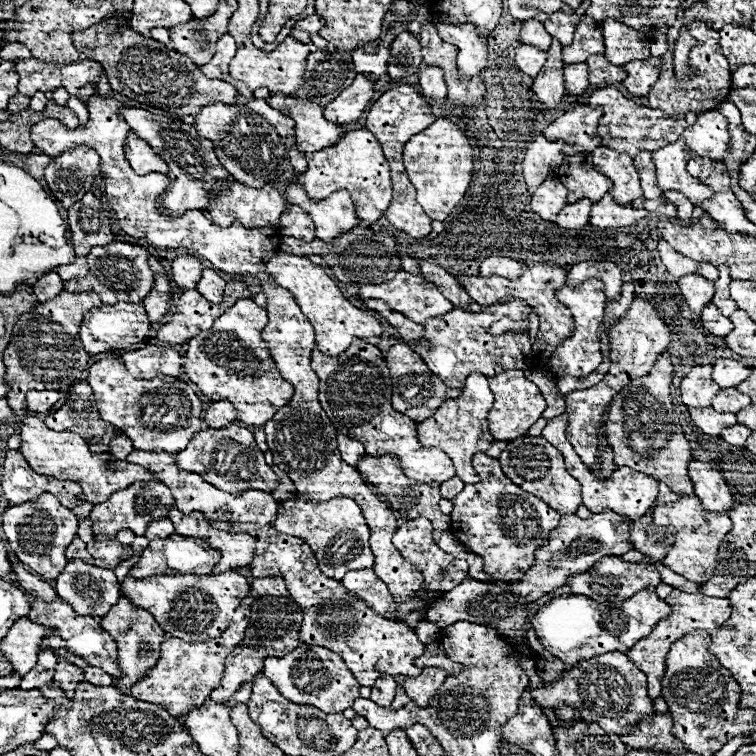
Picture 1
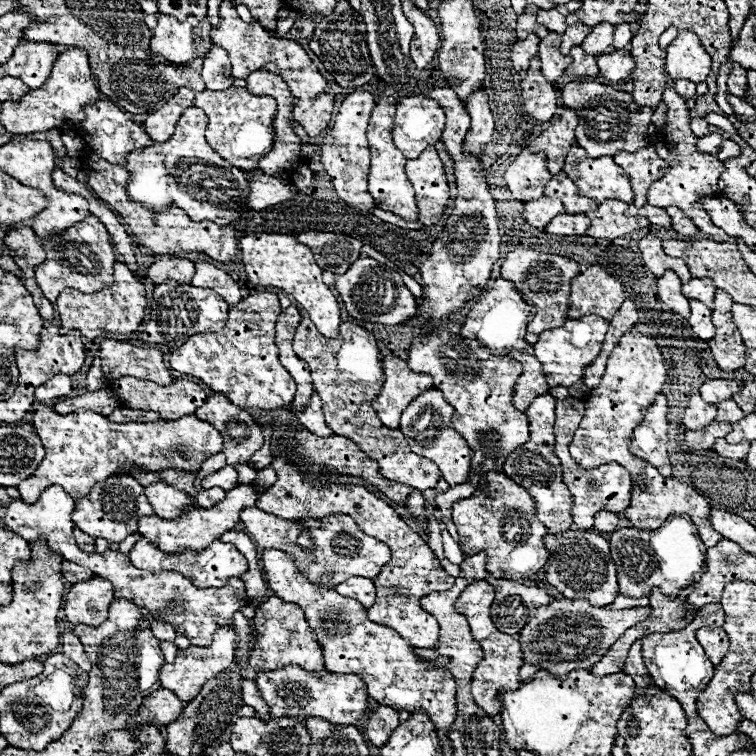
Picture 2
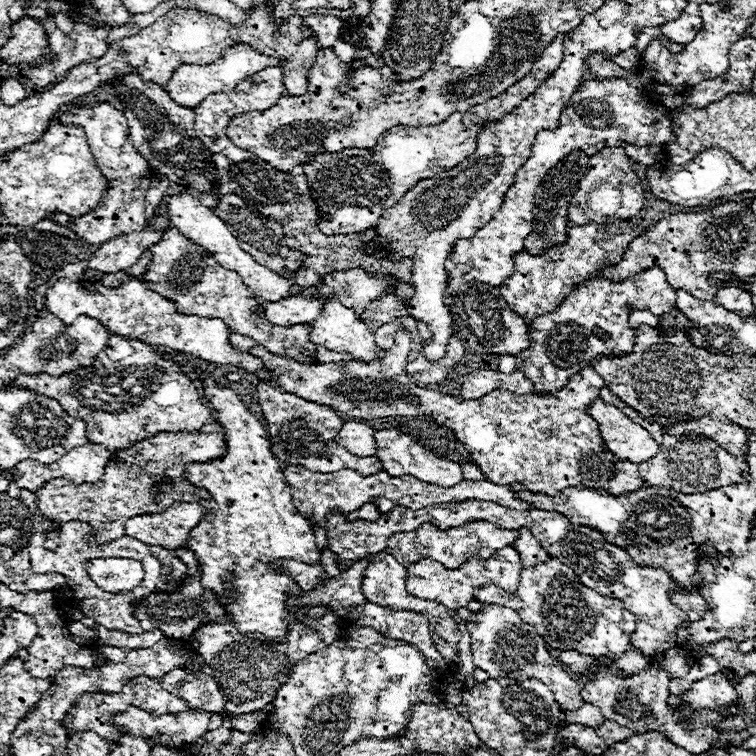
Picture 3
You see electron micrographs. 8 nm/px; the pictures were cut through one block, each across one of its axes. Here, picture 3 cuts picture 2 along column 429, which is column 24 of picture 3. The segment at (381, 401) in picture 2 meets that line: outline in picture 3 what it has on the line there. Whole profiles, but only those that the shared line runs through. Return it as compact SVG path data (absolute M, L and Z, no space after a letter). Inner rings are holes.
M114 334L90 366L62 376L20 376L6 388L22 388L58 400L70 416L86 422L88 440L102 444L112 454L156 432L196 432L212 418L212 410L204 406L200 390L182 372L182 366L162 358L160 352L140 340Z

